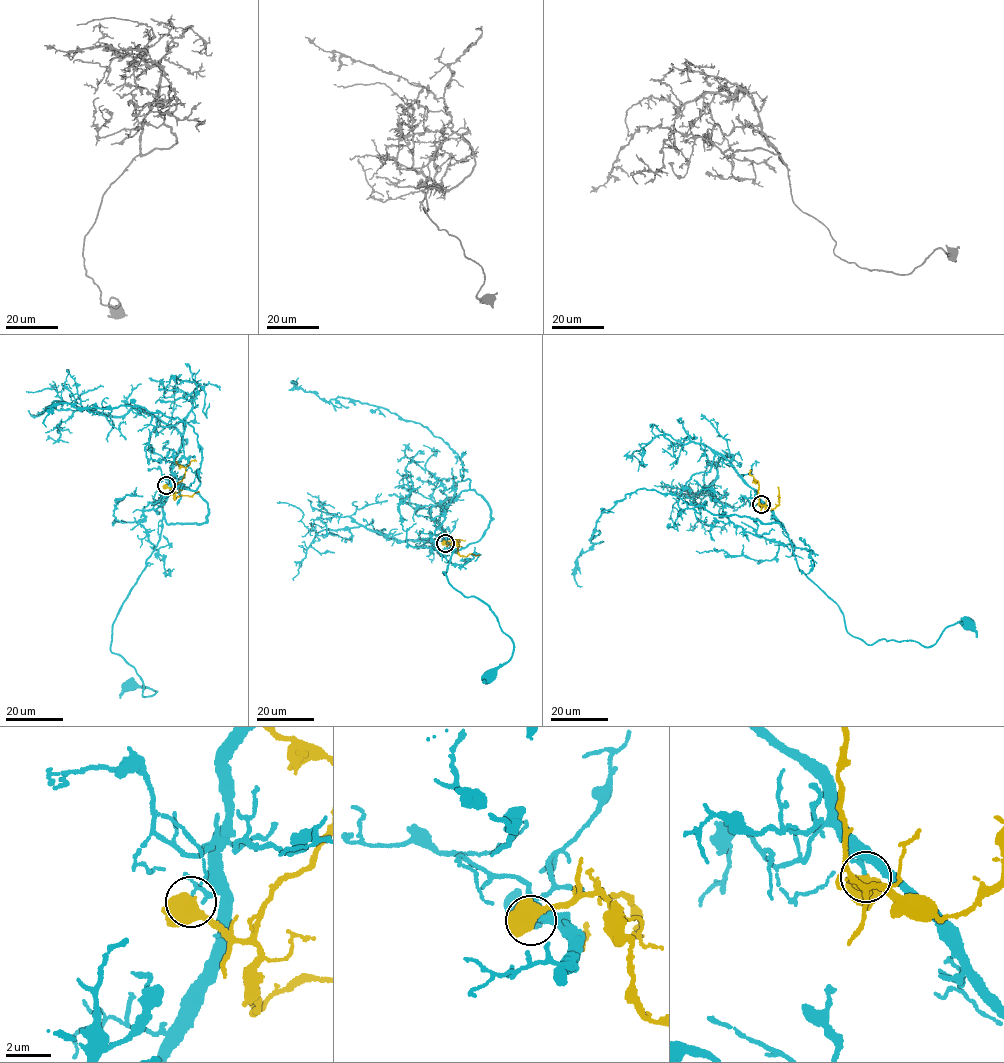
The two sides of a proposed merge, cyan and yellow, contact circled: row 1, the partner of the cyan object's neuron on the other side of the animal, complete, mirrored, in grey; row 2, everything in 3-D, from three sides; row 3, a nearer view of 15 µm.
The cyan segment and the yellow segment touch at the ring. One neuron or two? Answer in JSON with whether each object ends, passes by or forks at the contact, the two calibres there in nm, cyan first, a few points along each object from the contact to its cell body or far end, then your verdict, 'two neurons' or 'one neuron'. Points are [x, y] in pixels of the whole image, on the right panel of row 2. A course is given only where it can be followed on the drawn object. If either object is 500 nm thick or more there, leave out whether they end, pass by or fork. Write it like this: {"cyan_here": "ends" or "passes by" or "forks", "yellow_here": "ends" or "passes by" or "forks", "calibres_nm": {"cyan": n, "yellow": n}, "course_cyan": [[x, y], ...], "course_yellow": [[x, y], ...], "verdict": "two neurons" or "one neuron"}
{"calibres_nm": {"cyan": 120, "yellow": 550}, "course_cyan": [[761, 504], [854, 637], [929, 647], [945, 629], [968, 623]], "course_yellow": [[761, 504], [773, 509], [778, 504], [778, 487]], "verdict": "two neurons"}

